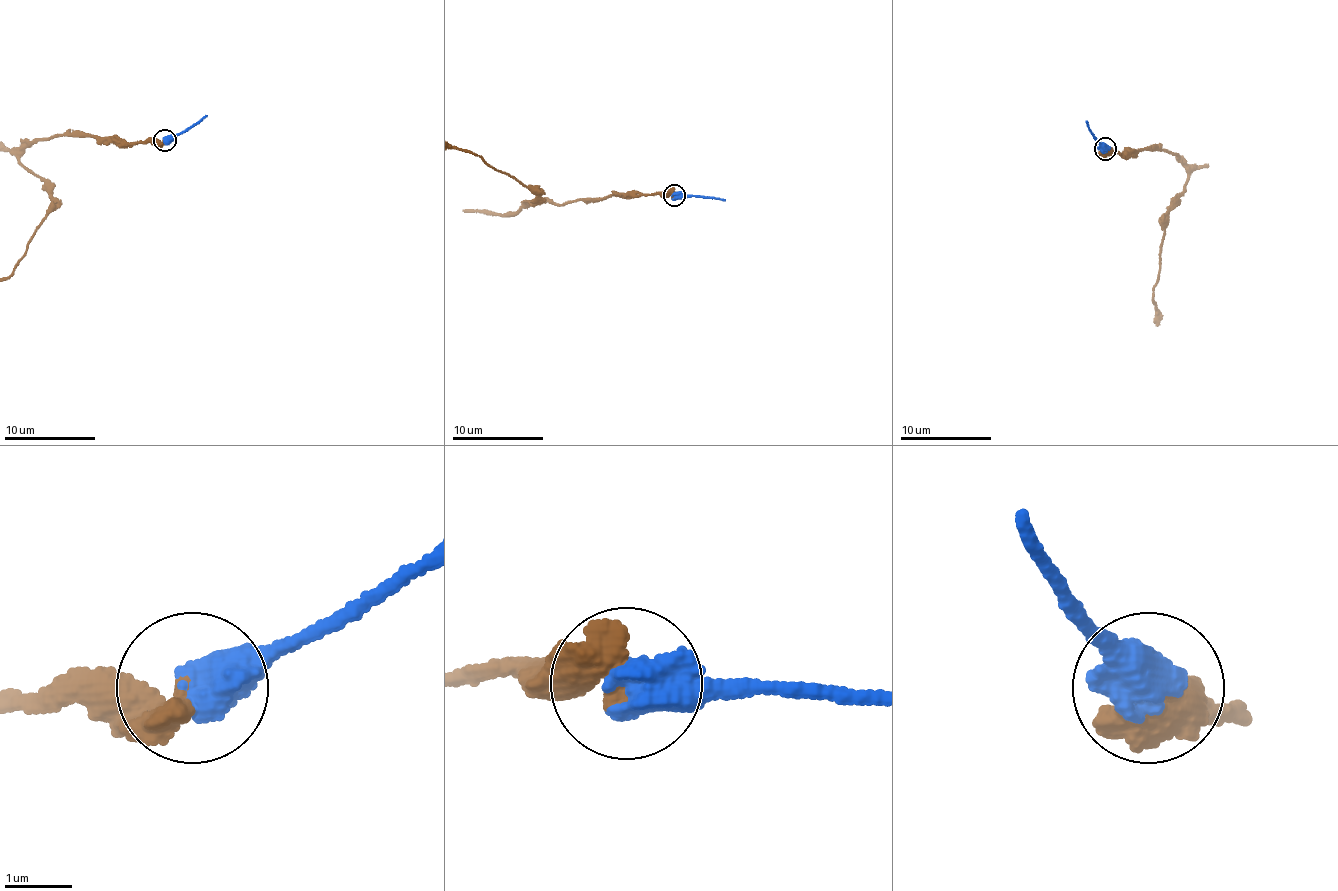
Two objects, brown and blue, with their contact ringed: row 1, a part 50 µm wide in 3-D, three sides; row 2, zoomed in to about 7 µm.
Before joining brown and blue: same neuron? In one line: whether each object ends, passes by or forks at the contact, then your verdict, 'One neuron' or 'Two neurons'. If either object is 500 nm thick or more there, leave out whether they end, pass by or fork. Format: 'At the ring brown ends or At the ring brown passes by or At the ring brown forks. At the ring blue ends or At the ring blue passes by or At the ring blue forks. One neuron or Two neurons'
Two neurons

